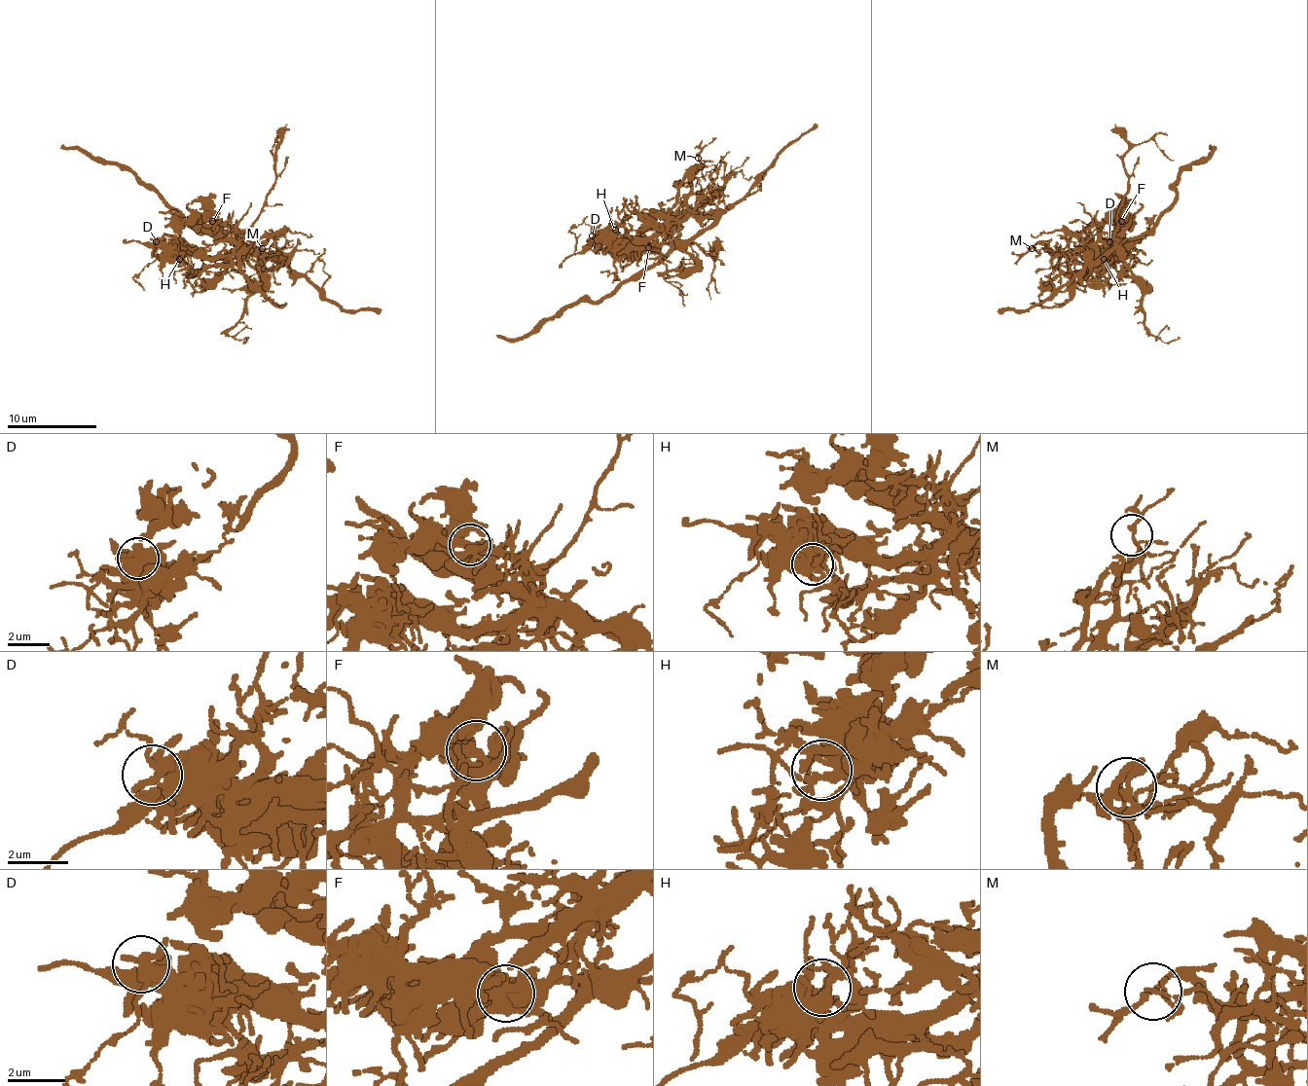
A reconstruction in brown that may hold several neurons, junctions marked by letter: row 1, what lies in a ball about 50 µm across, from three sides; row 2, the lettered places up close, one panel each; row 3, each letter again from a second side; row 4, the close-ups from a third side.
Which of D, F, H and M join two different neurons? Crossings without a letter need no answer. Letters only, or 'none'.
none

